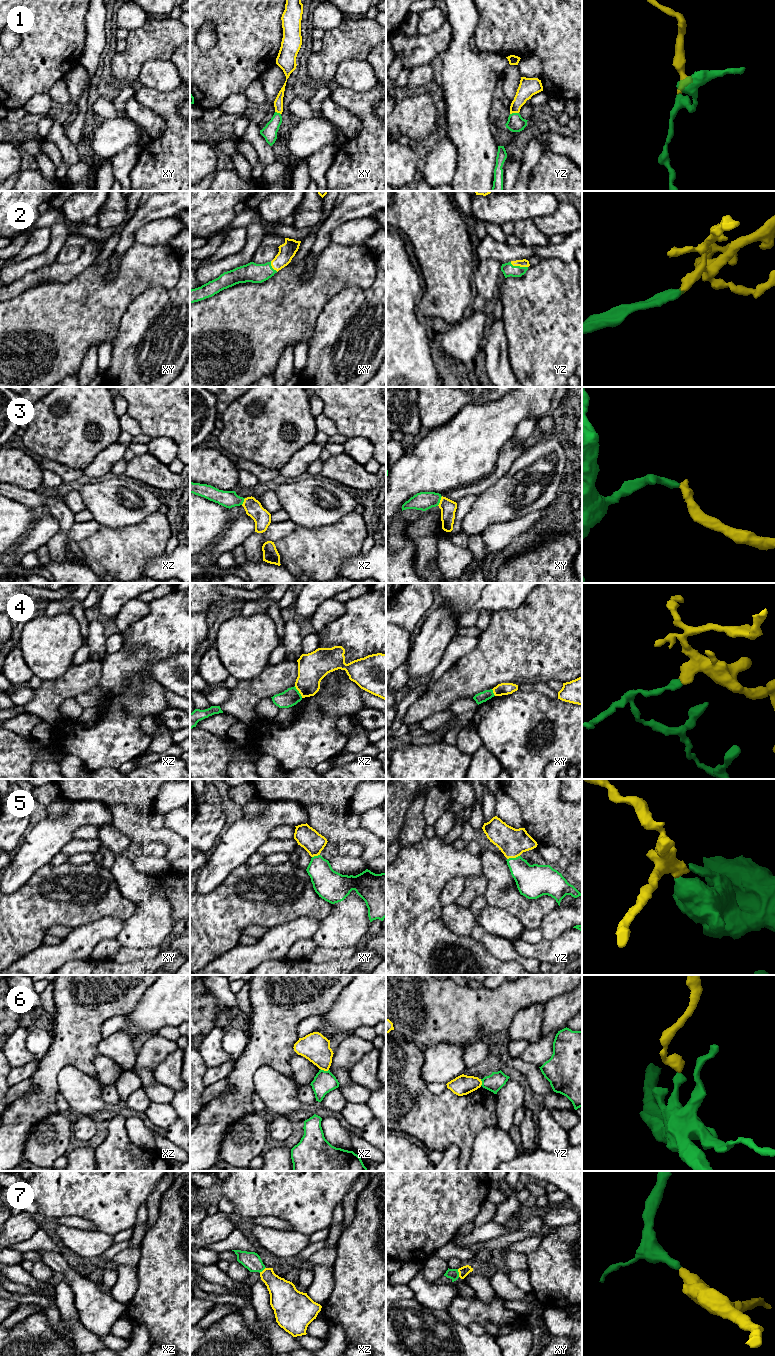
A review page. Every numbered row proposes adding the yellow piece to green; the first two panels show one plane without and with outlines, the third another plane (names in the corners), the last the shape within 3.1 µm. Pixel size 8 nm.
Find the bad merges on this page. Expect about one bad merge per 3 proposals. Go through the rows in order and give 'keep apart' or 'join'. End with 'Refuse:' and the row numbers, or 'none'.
1: join
2: join
3: join
4: keep apart
5: join
6: keep apart
7: join
Refuse: 4, 6

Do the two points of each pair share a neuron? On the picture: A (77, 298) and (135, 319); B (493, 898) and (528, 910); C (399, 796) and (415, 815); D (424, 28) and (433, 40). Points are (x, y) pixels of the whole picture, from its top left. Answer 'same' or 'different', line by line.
A: different
B: same
C: different
D: different

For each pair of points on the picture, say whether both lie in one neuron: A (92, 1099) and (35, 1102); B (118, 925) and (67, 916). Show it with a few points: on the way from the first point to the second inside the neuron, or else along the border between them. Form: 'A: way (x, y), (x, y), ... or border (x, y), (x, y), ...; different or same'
A: border (61, 1069), (57, 1075), (58, 1092); different
B: border (117, 917), (102, 917), (72, 929); different

